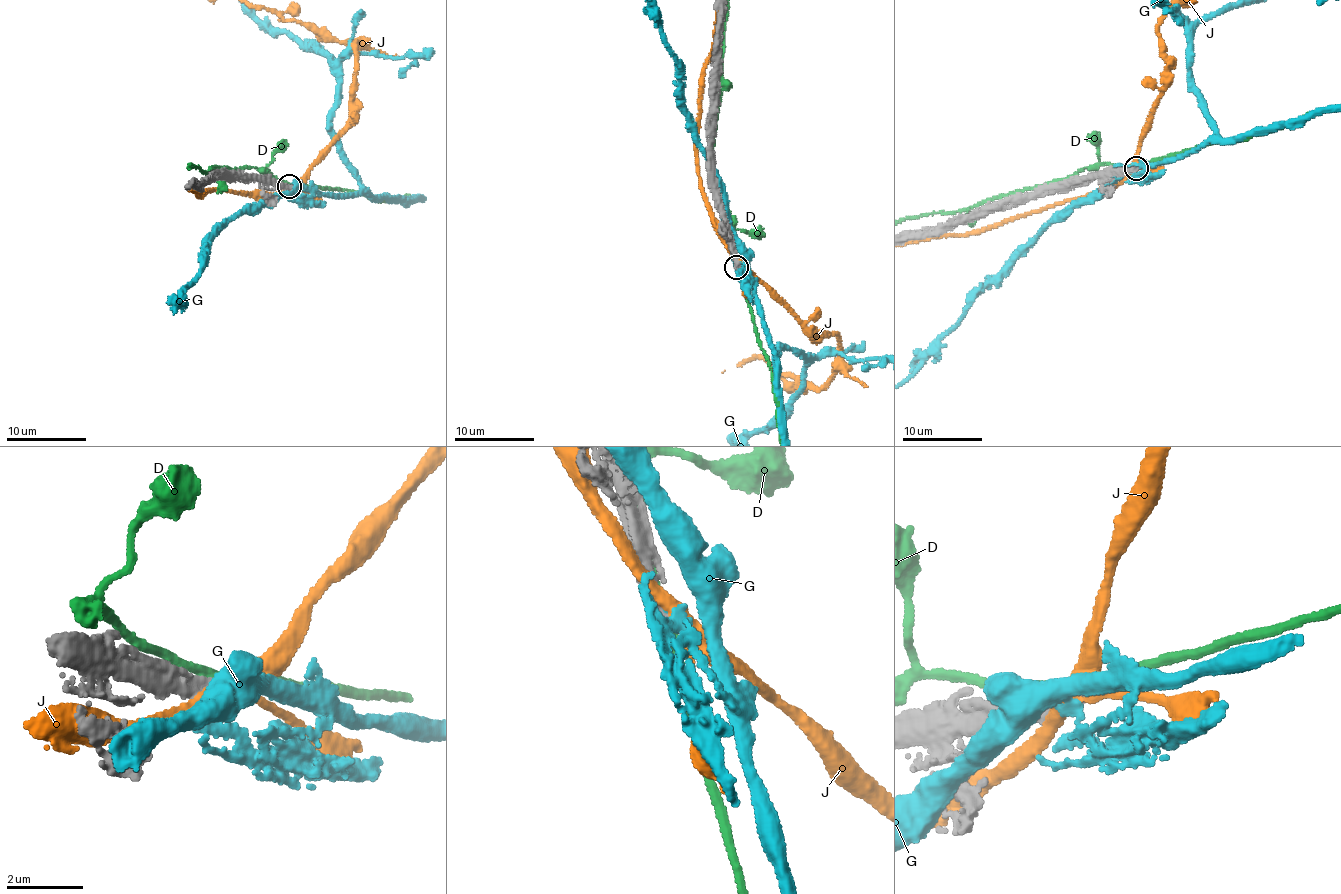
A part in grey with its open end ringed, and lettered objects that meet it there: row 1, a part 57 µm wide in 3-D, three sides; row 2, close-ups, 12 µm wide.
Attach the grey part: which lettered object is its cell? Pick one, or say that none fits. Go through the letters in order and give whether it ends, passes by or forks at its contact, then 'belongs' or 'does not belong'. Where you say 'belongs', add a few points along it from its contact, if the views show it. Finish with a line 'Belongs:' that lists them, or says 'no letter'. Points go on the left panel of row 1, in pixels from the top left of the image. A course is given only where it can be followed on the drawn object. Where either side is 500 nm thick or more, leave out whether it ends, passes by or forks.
D: does not belong
G: it ends there; does not belong
J: does not belong
Belongs: no letter

